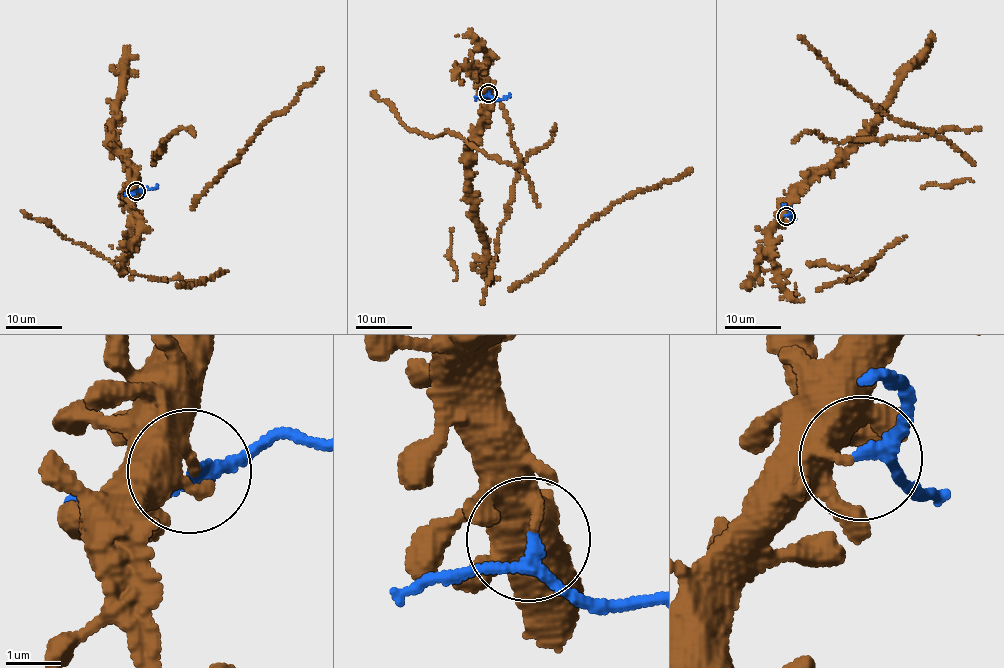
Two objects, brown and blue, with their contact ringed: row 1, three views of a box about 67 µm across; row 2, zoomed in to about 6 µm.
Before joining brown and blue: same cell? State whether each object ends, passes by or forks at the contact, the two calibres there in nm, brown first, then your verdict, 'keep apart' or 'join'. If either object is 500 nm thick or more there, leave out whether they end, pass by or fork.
brown ends there; blue passes by; 320 nm thick on the brown side, 180 nm on the other; keep apart

